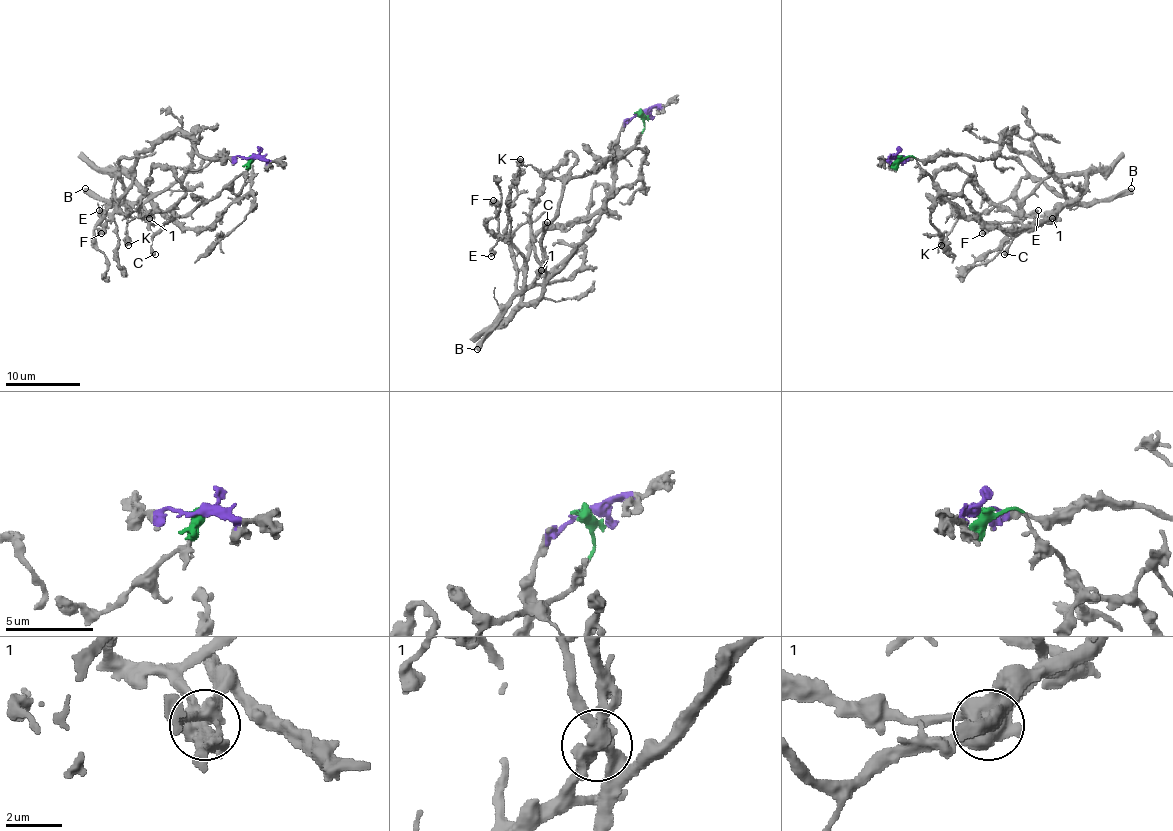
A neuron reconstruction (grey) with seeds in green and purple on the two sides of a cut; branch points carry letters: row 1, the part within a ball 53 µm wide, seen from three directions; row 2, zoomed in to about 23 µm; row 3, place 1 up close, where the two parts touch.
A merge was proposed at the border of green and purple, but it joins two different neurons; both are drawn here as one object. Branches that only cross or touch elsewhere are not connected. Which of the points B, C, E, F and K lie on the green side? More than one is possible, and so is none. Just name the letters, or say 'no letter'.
B, C, K

